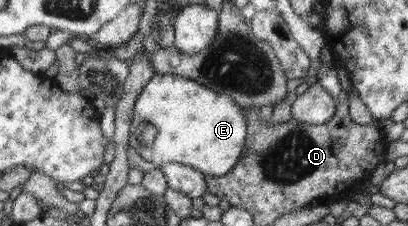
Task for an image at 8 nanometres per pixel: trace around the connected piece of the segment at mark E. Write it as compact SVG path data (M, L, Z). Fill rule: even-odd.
M154 73L152 77L133 107L128 140L130 146L139 156L157 166L170 162L184 164L209 178L227 174L238 161L247 136L242 107L235 105L229 96L211 91L184 76Z

